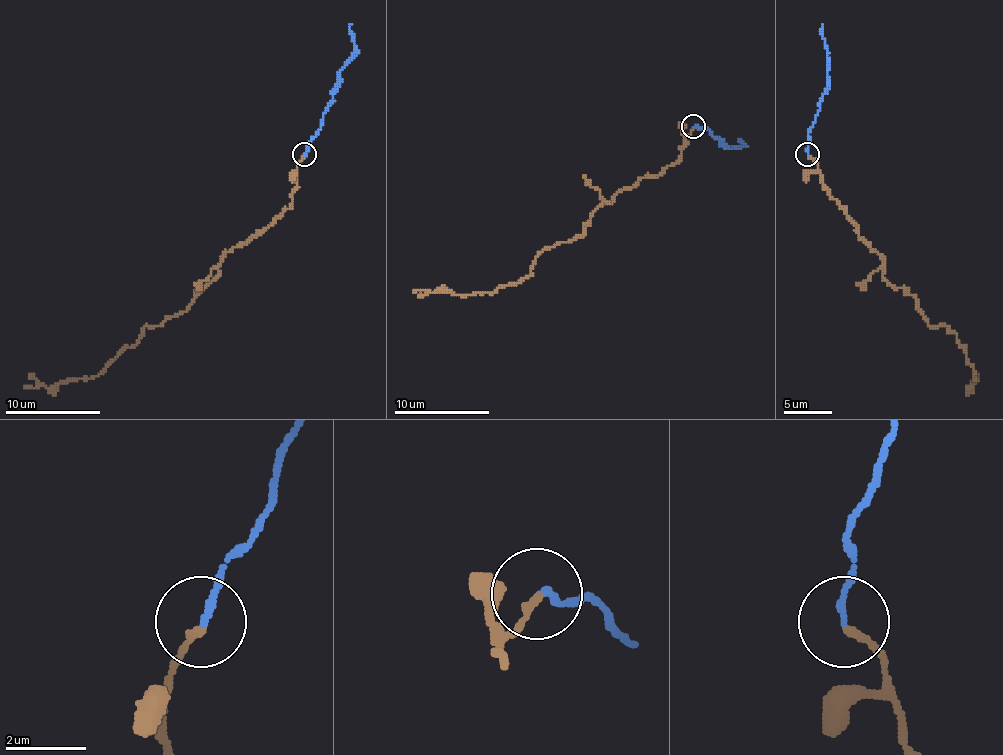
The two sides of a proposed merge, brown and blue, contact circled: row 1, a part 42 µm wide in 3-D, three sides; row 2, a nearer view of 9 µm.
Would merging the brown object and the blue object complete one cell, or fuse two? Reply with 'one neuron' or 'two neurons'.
one neuron

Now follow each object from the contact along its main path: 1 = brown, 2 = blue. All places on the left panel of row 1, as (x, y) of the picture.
1: (304, 156), (292, 204), (223, 256), (184, 311), (146, 326), (96, 376), (50, 388), (24, 385)
2: (304, 153), (337, 89), (337, 74), (354, 50), (352, 24)

